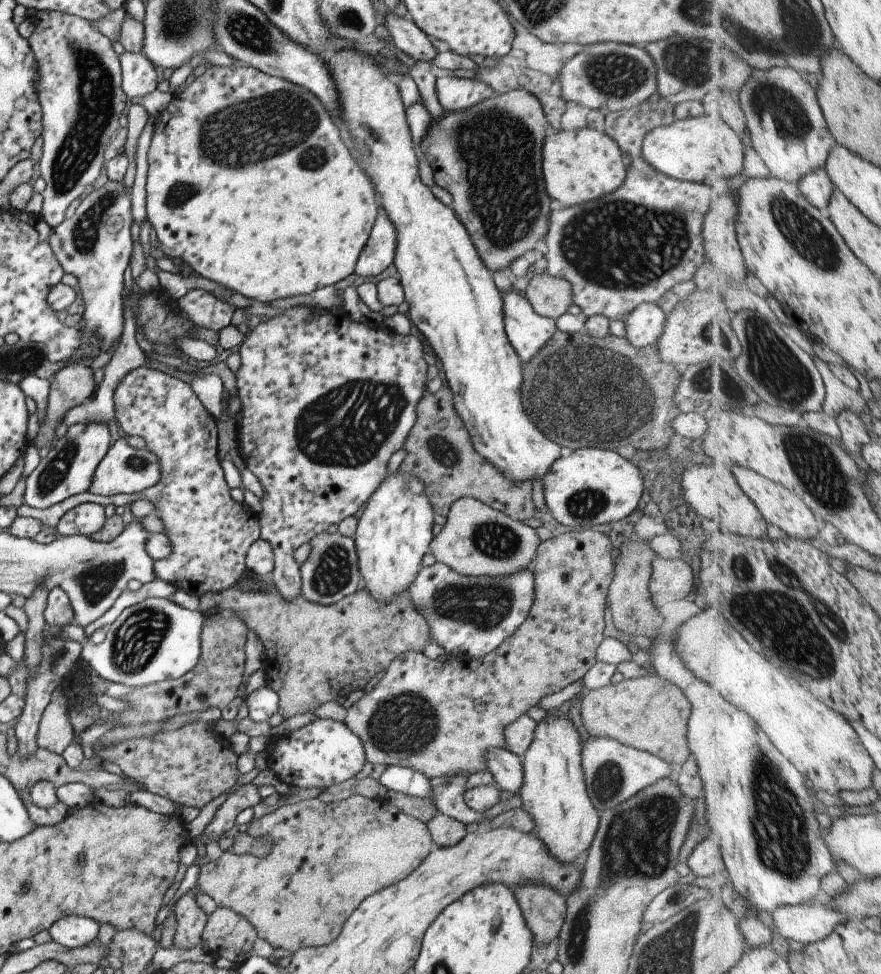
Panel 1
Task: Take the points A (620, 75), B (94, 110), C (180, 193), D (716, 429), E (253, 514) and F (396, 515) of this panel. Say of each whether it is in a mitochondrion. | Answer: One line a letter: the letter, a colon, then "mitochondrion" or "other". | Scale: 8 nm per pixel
A: mitochondrion
B: mitochondrion
C: mitochondrion
D: other
E: other
F: other

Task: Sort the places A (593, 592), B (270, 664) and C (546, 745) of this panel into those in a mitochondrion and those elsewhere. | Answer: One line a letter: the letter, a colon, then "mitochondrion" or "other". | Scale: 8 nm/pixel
A: other
B: other
C: other

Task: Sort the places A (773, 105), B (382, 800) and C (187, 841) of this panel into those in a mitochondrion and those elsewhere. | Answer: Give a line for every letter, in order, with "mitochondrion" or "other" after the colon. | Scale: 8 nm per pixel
A: mitochondrion
B: other
C: other

